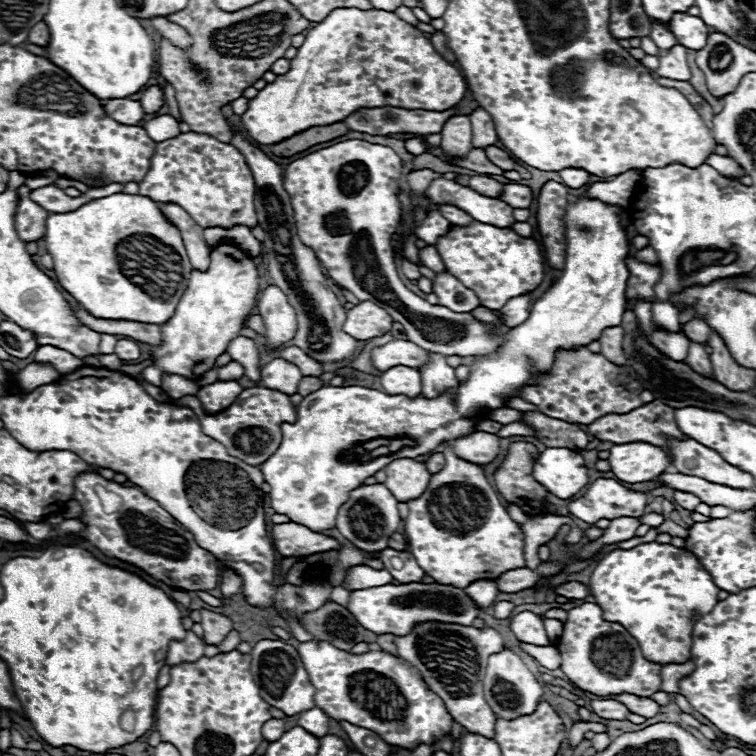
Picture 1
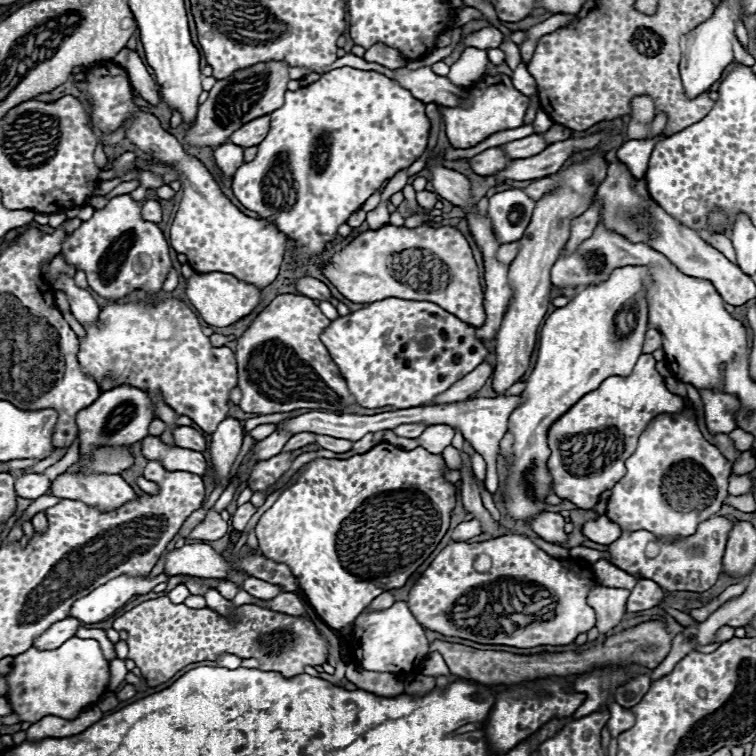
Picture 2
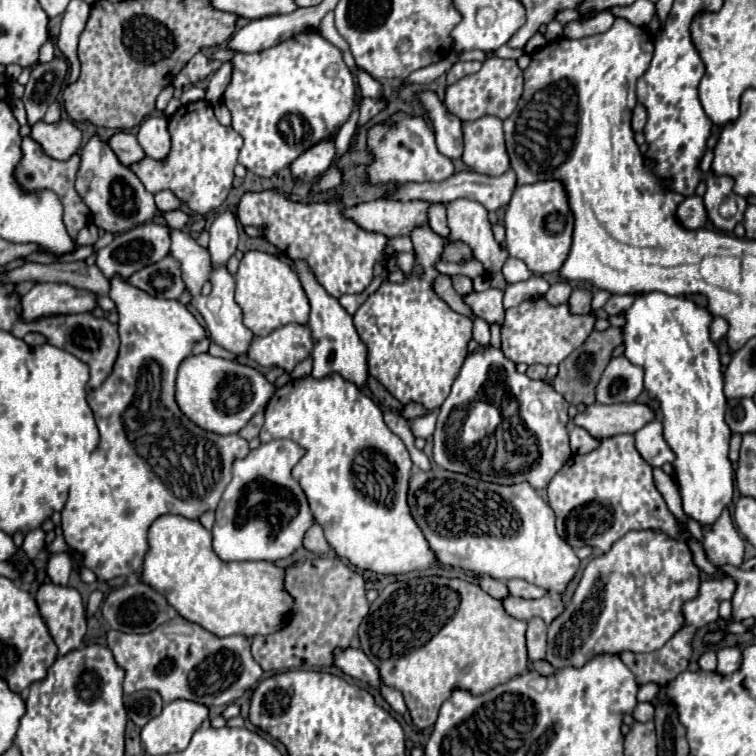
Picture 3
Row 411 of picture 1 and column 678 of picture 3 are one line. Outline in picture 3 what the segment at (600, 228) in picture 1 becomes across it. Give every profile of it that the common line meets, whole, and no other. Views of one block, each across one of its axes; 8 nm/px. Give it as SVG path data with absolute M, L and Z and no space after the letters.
M648 292L636 296L634 304L626 310L626 324L624 324L624 344L626 356L632 364L644 366L644 388L652 398L660 402L662 410L662 424L664 424L664 438L668 446L674 450L674 480L678 484L682 496L684 514L696 520L700 526L712 526L722 514L724 508L730 506L734 496L734 470L728 458L730 436L728 424L724 422L726 410L726 396L722 392L722 366L716 344L710 340L708 328L712 322L712 314L686 300L684 296L668 296L662 292Z

